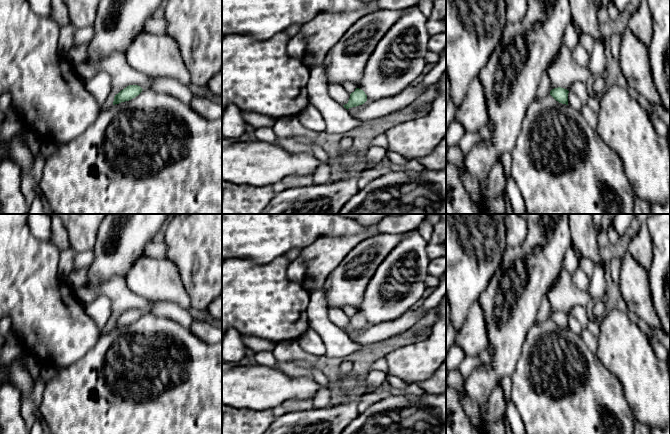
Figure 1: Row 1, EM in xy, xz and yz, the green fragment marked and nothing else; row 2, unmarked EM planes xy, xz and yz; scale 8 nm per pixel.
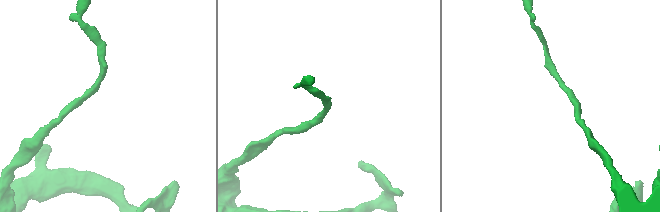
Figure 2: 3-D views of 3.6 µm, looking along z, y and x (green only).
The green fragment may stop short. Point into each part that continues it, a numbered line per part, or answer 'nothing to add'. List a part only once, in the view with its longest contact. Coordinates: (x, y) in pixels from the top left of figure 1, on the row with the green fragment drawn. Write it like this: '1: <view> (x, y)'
nothing to add

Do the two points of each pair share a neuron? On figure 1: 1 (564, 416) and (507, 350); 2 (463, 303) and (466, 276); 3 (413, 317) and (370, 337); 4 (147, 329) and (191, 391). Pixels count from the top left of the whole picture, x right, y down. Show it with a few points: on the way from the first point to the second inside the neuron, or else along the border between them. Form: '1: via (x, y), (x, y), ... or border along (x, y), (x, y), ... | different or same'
1: border along (524, 340), (521, 346), (521, 354), (511, 376) | different
2: via (463, 296), (463, 283) | same
3: via (402, 324), (392, 331), (381, 332) | same
4: via (169, 332), (189, 345), (194, 357), (191, 369) | same

